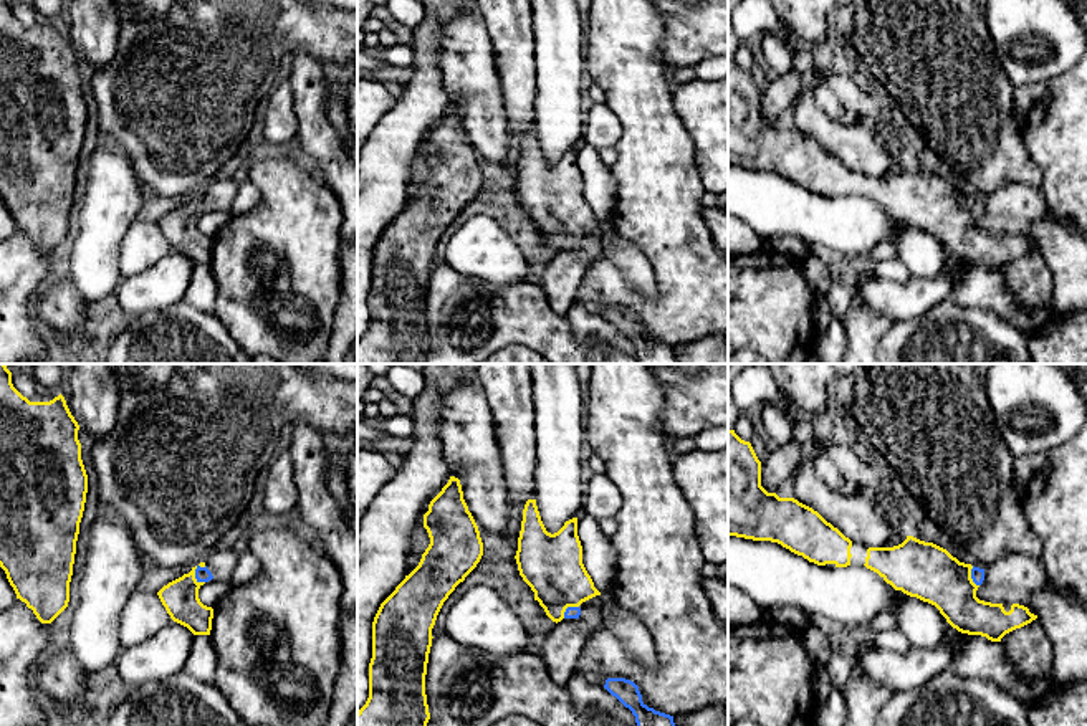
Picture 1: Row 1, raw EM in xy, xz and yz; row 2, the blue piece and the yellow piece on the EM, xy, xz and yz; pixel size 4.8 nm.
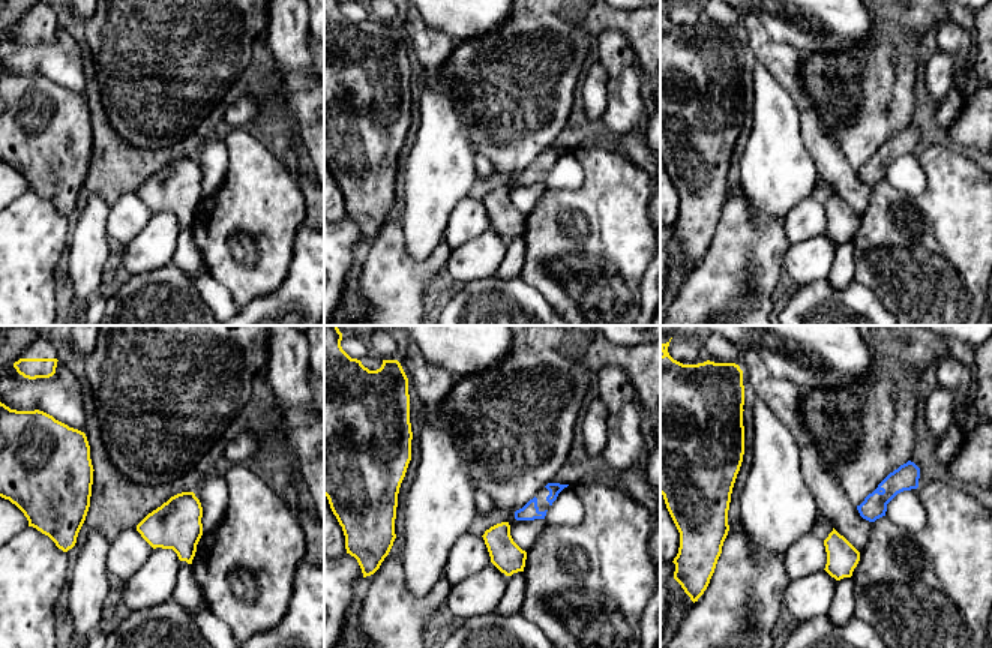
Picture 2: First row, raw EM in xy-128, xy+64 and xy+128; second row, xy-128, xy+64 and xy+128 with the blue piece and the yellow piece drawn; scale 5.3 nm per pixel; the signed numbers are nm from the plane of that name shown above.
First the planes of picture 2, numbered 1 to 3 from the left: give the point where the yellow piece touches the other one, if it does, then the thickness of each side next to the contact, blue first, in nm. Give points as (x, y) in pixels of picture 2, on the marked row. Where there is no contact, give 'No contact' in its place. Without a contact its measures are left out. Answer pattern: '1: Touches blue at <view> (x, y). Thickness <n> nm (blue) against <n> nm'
1: No contact
2: No contact
3: No contact

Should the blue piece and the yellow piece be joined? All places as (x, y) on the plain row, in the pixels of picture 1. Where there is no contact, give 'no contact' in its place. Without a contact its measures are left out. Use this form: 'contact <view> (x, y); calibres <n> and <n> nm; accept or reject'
contact xy (196, 200); calibres 80 and 180 nm; accept

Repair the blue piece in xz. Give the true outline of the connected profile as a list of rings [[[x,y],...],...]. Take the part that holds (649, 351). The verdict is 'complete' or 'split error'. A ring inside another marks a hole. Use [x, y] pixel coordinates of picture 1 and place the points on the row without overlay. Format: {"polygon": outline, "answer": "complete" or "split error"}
{"polygon": [[[607,308],[604,318],[632,341],[639,364],[678,364],[673,346],[649,337],[634,311]]], "answer": "complete"}

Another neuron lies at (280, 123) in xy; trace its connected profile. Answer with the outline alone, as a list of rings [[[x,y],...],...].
[[[290,81],[280,83],[270,93],[265,116],[263,137],[273,150],[296,136],[299,127]]]

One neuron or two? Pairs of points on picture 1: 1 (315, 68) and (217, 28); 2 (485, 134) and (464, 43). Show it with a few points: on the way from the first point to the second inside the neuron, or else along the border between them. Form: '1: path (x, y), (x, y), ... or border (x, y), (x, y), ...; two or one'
1: border (292, 53), (310, 53), (325, 63); two
2: path (482, 111), (469, 76), (469, 66); one

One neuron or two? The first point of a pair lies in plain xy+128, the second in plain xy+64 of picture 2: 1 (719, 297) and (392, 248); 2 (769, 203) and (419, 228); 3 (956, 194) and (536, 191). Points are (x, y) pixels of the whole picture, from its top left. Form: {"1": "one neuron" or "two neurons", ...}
{"1": "one neuron", "2": "one neuron", "3": "two neurons"}

